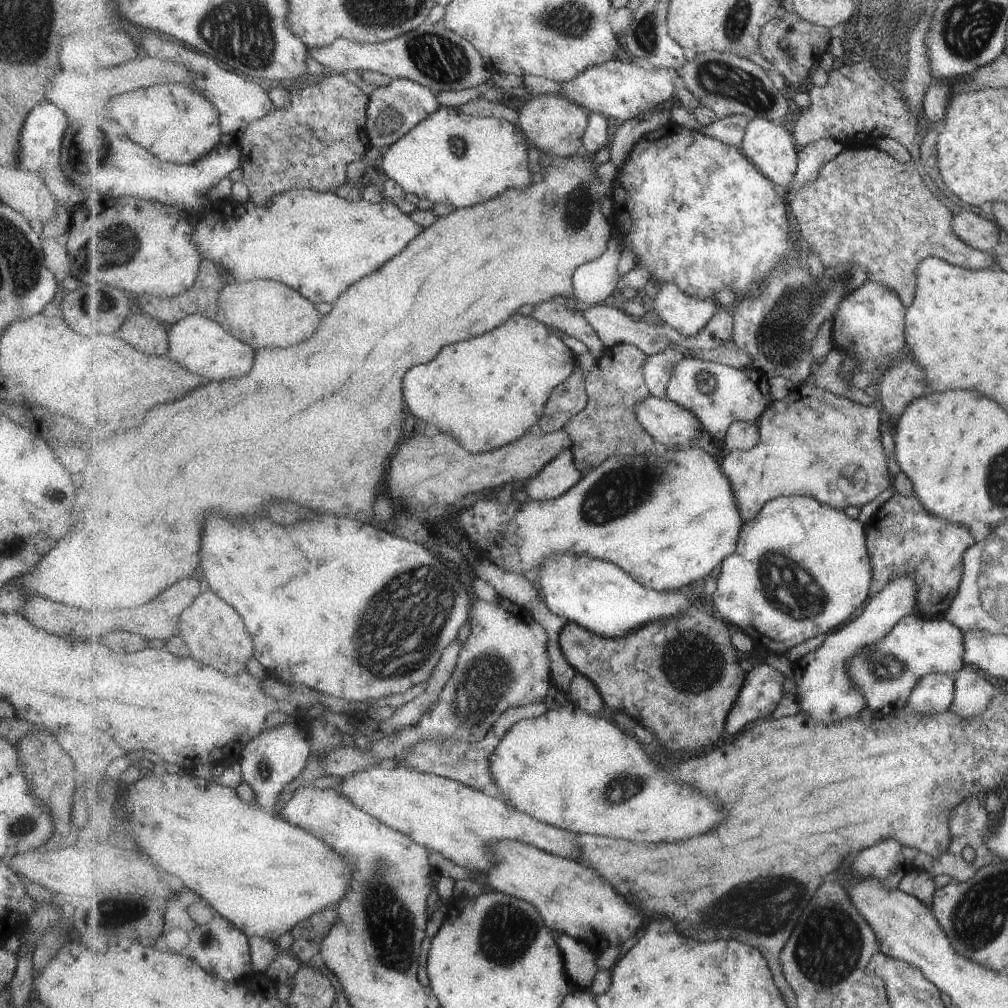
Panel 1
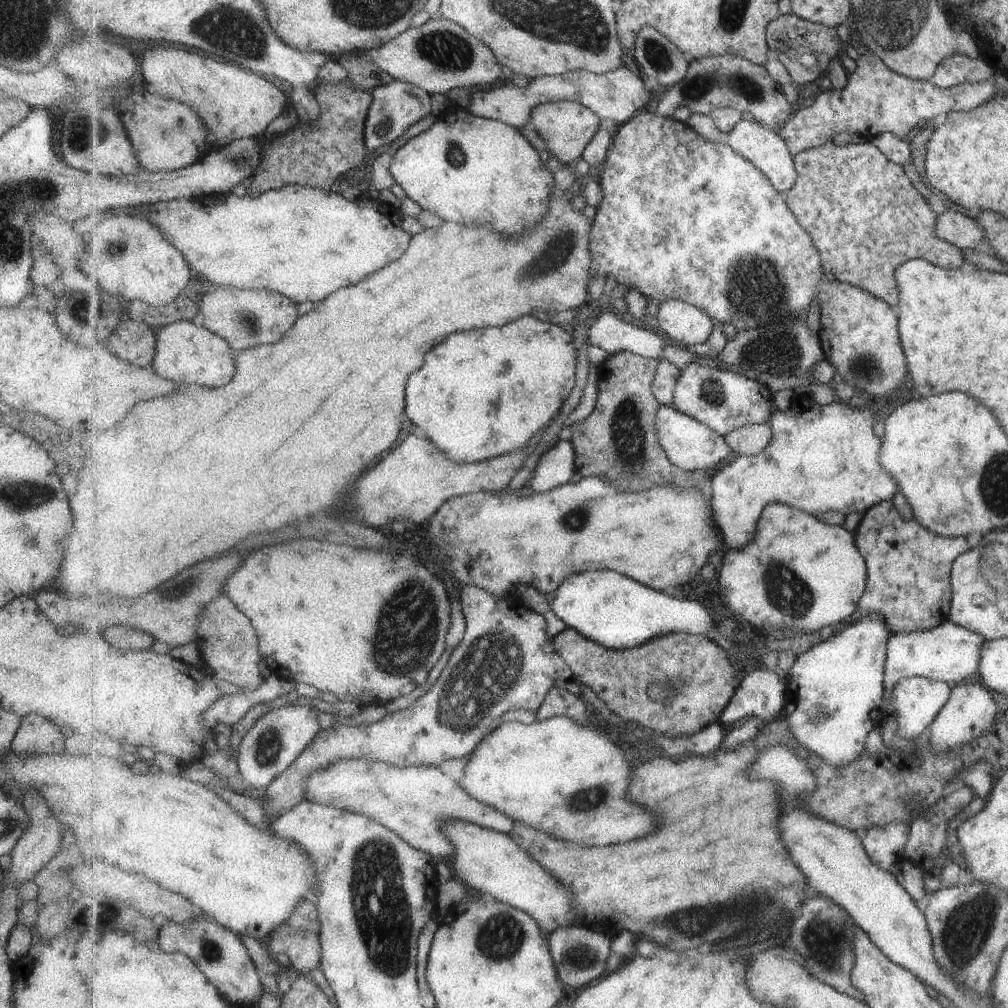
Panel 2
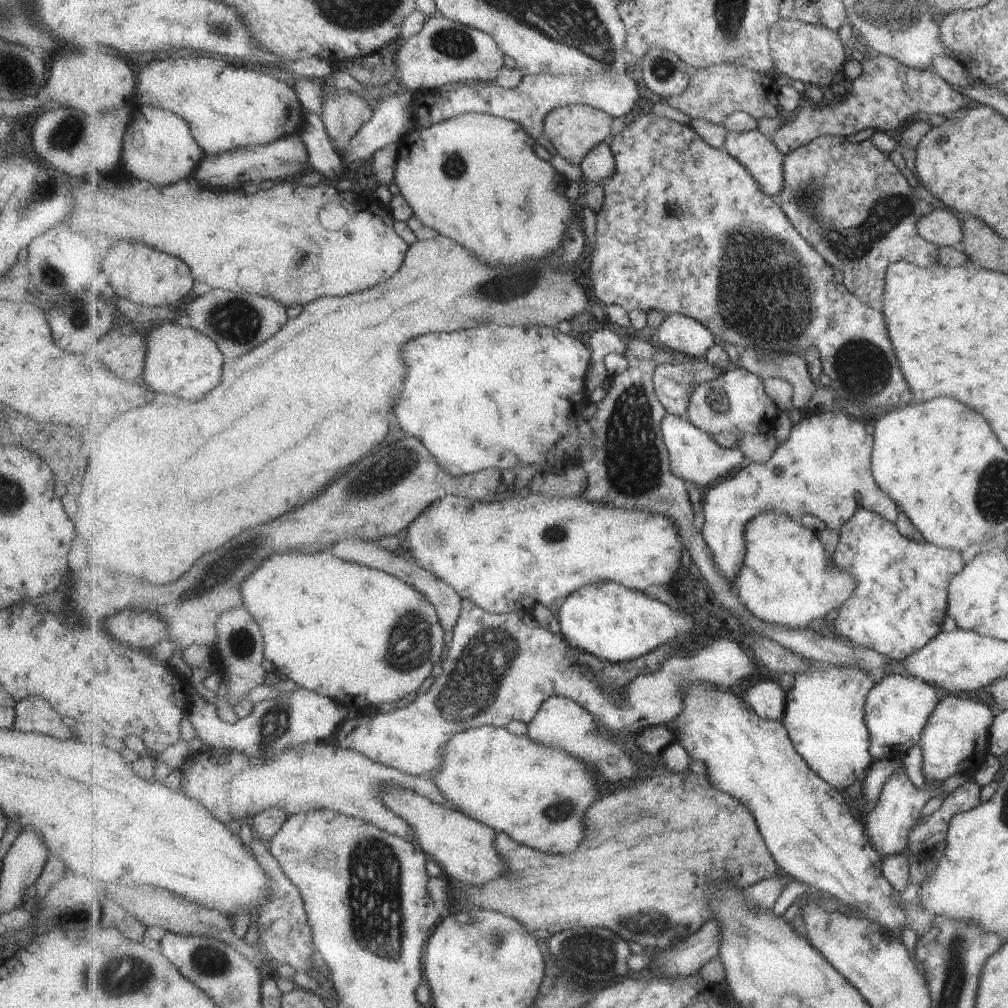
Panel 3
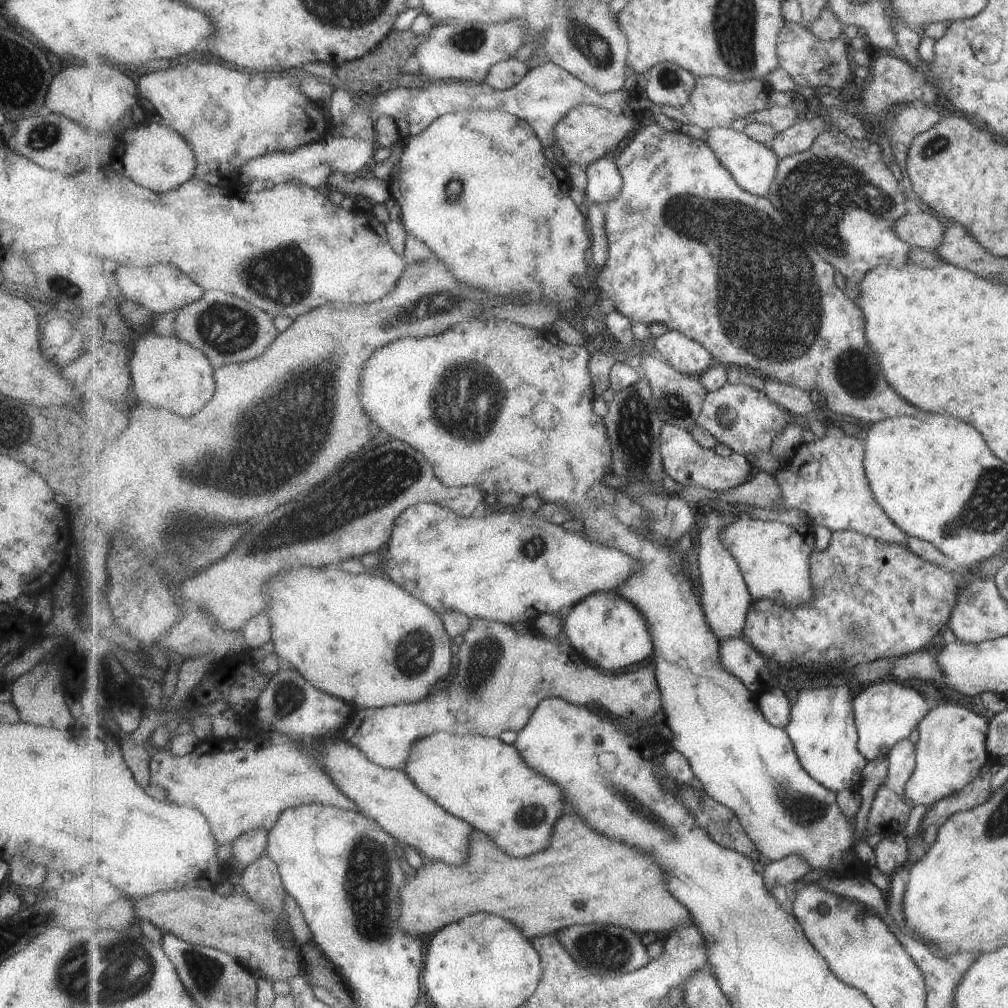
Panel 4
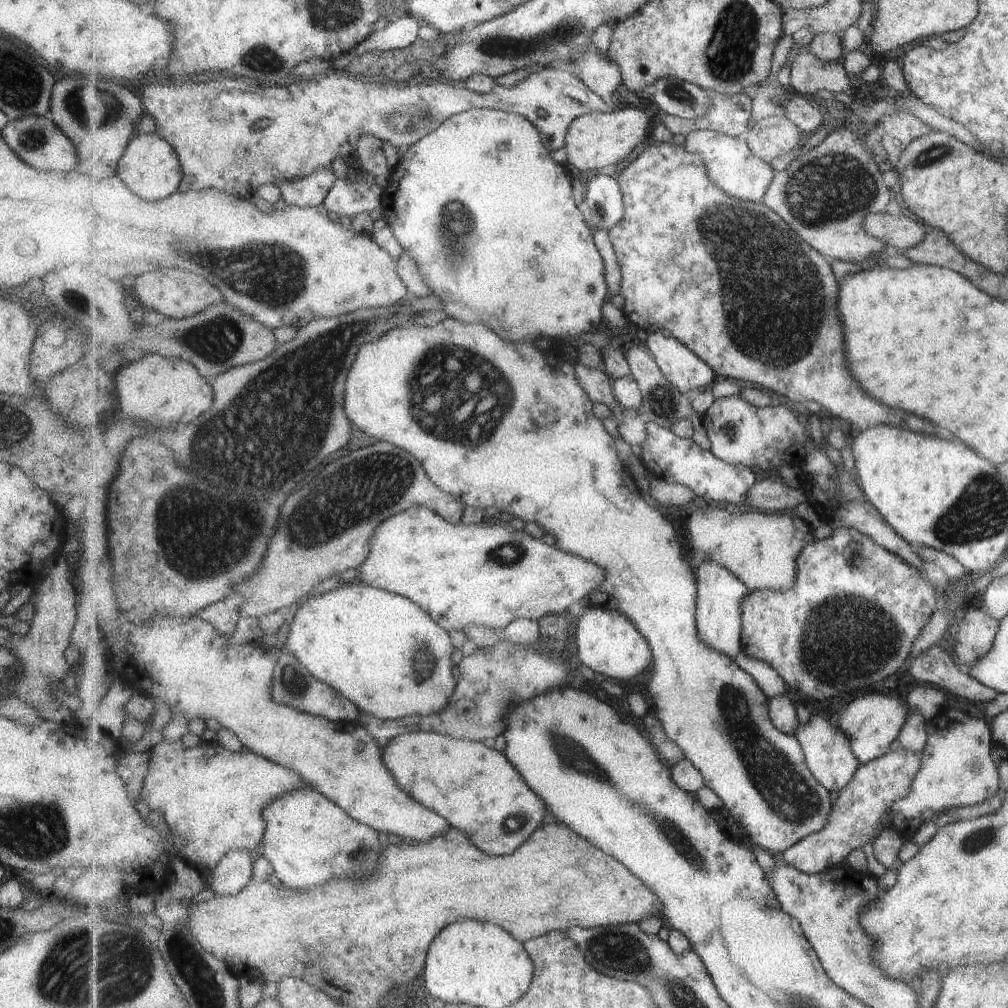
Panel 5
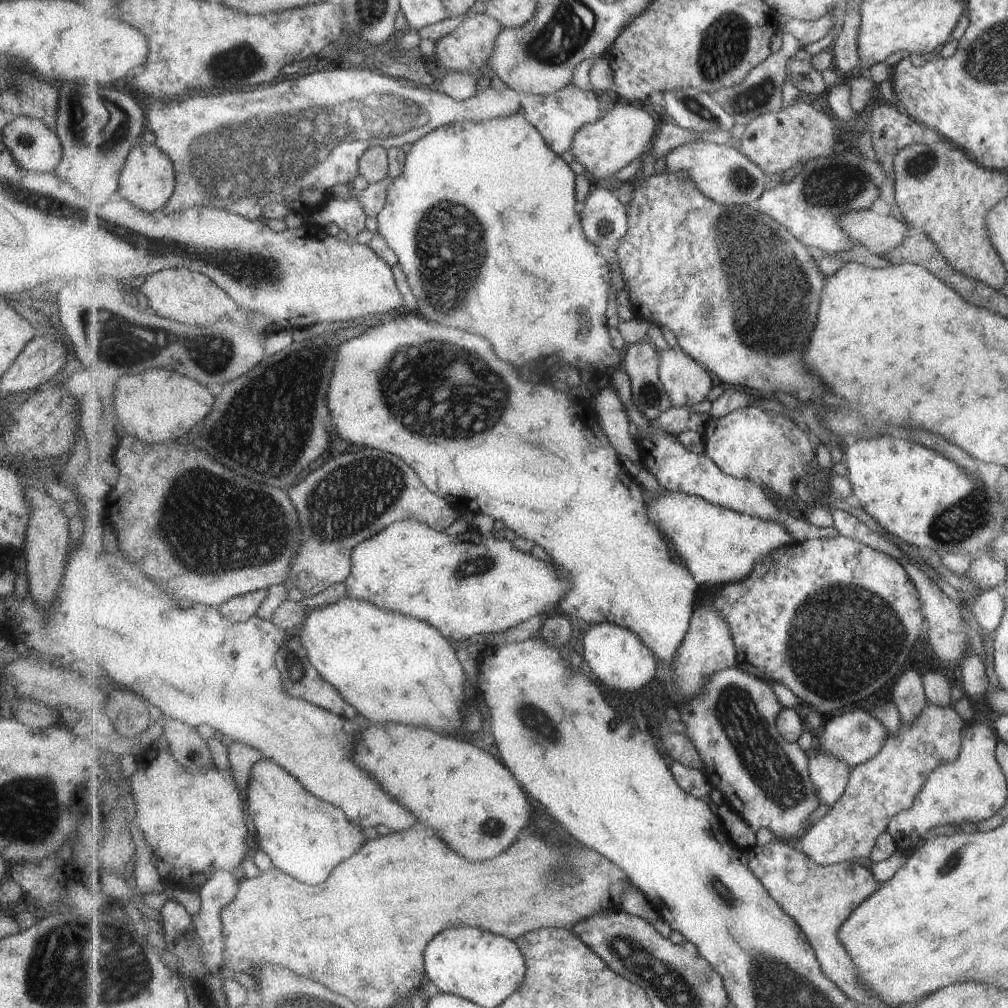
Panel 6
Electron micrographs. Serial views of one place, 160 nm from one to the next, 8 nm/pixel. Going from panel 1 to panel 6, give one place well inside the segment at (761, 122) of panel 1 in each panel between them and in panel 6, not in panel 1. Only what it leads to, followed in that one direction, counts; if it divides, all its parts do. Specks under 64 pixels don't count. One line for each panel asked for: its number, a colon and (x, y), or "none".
2: (764, 147)
3: (752, 149)
4: (754, 165)
5: (732, 164)
6: (726, 175)

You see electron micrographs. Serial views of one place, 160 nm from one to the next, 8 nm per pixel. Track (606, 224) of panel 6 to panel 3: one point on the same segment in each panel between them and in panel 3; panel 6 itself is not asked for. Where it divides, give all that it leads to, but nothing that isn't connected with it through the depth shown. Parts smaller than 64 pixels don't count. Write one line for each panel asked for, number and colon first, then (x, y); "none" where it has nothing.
3: (600, 165)
4: (604, 179)
5: (604, 198)

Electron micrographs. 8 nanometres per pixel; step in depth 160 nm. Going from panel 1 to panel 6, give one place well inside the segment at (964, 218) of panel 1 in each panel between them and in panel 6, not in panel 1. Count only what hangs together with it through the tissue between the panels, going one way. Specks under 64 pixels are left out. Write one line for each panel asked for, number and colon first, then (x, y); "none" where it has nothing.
2: (954, 227)
3: (939, 227)
4: (921, 229)
5: (900, 232)
6: (880, 234)

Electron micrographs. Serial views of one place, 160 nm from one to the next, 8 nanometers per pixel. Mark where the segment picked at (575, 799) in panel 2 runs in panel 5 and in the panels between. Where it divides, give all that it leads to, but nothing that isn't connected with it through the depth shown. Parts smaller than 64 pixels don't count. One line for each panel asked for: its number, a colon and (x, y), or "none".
3: (537, 794)
4: (482, 780)
5: (443, 768)

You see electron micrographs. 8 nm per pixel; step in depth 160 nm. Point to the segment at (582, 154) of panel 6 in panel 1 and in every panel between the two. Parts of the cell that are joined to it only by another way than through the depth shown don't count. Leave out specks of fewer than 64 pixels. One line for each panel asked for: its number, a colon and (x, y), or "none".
1: (552, 122)
2: (566, 127)
3: (575, 130)
4: (588, 133)
5: (596, 140)

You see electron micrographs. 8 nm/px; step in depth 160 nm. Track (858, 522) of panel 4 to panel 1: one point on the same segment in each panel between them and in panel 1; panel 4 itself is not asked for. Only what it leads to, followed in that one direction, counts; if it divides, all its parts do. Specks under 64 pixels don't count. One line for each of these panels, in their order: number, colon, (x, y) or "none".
1: (814, 443)
2: (820, 458)
3: (824, 468)

